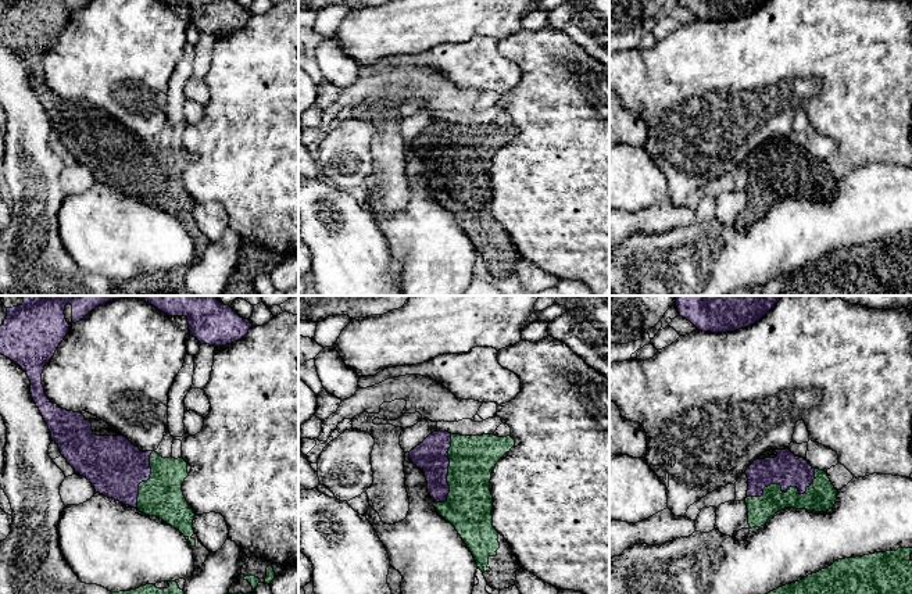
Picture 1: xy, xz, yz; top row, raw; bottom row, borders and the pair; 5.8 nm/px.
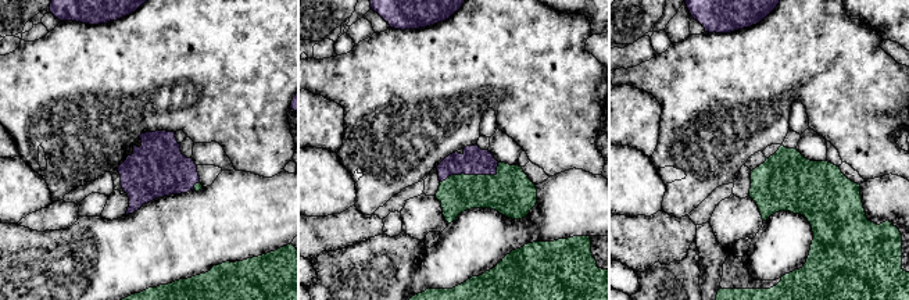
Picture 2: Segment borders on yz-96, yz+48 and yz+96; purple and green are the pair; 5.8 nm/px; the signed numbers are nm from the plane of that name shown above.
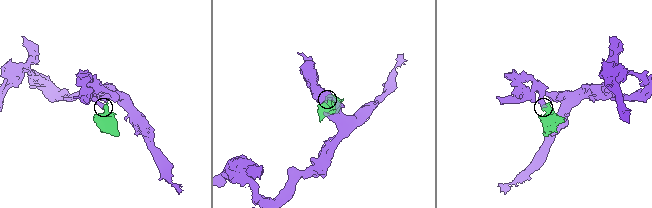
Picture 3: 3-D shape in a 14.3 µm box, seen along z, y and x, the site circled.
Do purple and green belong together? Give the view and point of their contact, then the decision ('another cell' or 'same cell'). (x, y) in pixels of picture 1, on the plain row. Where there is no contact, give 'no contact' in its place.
contact yz (783, 181); same cell

